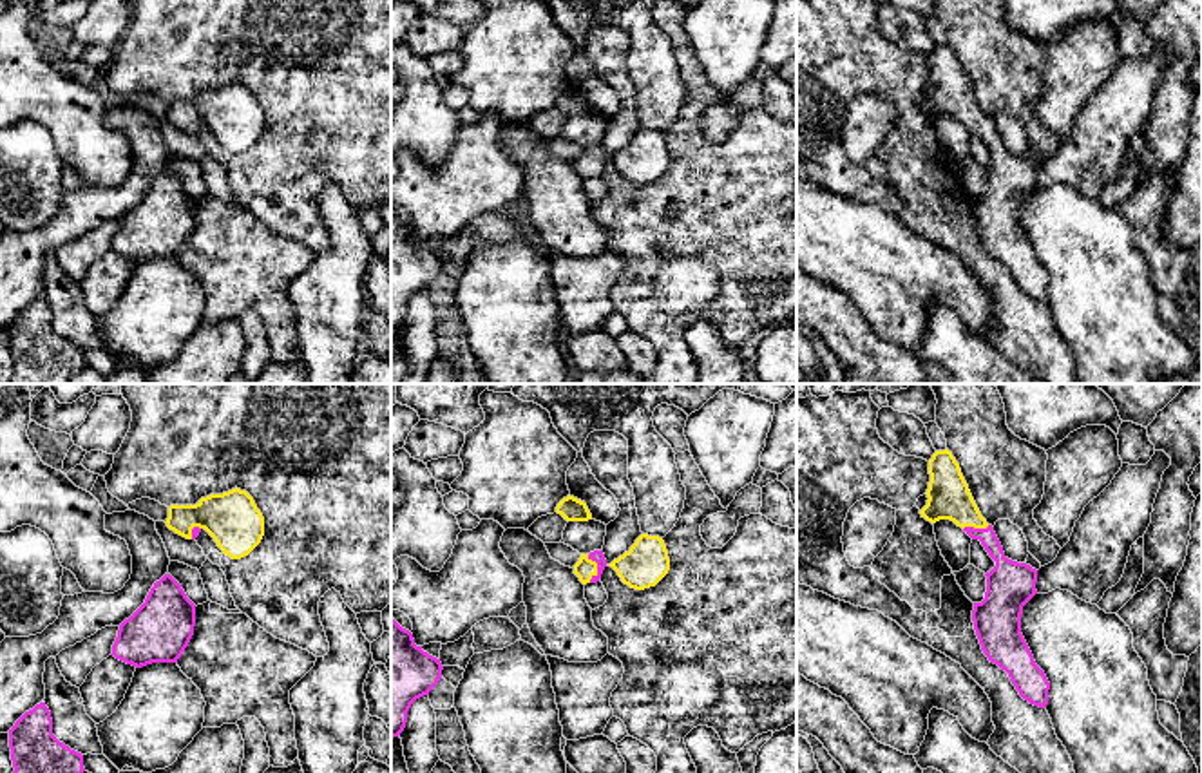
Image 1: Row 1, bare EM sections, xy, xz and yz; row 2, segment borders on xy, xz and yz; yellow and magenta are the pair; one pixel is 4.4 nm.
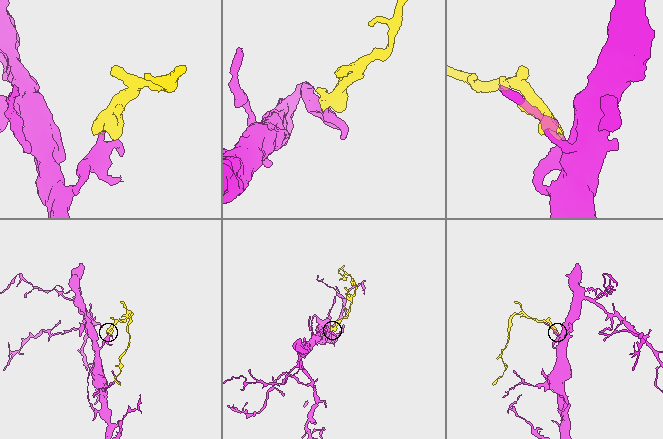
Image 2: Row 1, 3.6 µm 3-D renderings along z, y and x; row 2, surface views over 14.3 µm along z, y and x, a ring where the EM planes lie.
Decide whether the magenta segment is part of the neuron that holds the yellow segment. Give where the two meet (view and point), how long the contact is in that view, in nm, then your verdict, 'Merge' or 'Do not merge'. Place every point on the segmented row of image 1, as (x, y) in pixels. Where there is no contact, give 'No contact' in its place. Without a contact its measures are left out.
Touches yellow at xz (596, 569). Shared border 130 nm. Merge

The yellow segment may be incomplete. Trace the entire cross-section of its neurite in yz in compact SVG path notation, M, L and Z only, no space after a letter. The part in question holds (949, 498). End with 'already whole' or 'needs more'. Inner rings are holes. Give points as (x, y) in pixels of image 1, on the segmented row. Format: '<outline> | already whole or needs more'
M949 449L936 451L929 460L927 505L920 511L930 523L950 520L961 527L972 539L979 539L996 567L987 572L987 592L981 603L974 603L972 621L983 654L990 663L1005 670L1019 695L1034 706L1046 708L1050 682L1045 672L1035 664L1034 655L1021 634L1023 606L1037 594L1037 570L1026 563L1012 561L1005 556L994 527L981 516L968 485L961 474L959 463Z | needs more

